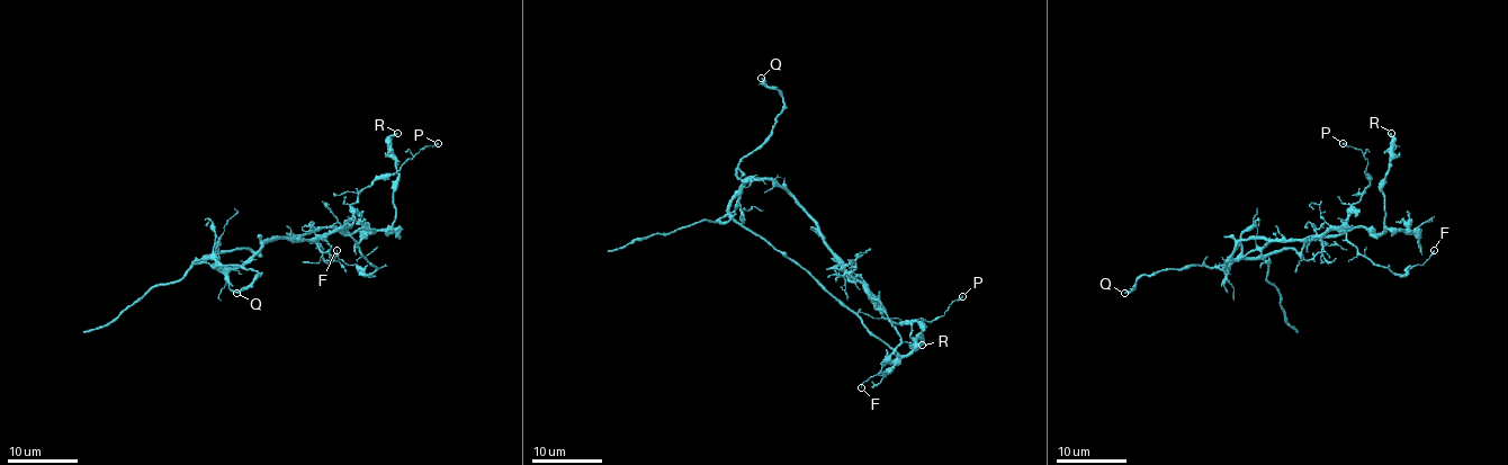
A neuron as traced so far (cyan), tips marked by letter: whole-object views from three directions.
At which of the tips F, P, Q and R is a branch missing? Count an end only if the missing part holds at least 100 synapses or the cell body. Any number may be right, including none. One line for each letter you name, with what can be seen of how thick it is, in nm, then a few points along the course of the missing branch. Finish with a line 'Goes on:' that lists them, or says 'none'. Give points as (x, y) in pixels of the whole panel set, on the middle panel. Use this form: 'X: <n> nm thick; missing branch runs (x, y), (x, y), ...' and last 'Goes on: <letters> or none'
Goes on: none

